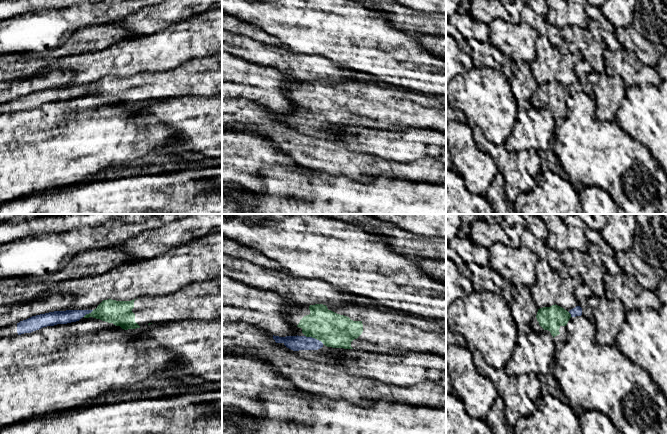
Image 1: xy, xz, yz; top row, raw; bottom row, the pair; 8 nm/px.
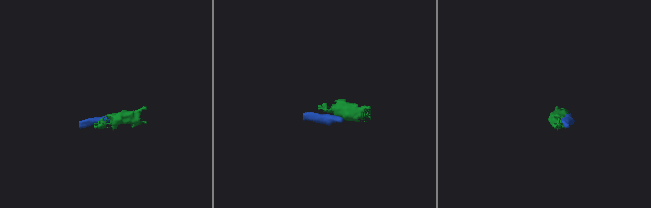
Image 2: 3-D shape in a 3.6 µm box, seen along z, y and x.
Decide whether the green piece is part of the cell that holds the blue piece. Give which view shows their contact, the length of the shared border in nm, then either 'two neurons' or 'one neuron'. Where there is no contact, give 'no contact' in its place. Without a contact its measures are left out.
contact in xz; length 170 nm; one neuron

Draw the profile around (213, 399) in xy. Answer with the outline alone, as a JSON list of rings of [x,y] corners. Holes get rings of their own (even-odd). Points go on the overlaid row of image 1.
[[[189,387],[193,393],[204,396],[205,404],[212,410],[212,415],[222,416],[222,389],[214,391],[199,391],[199,387]]]

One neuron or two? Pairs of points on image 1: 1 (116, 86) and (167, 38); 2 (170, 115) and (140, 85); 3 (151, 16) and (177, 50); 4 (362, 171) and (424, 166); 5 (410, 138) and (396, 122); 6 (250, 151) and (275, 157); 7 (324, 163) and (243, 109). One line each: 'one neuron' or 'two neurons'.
1: two neurons
2: two neurons
3: two neurons
4: one neuron
5: two neurons
6: one neuron
7: one neuron

